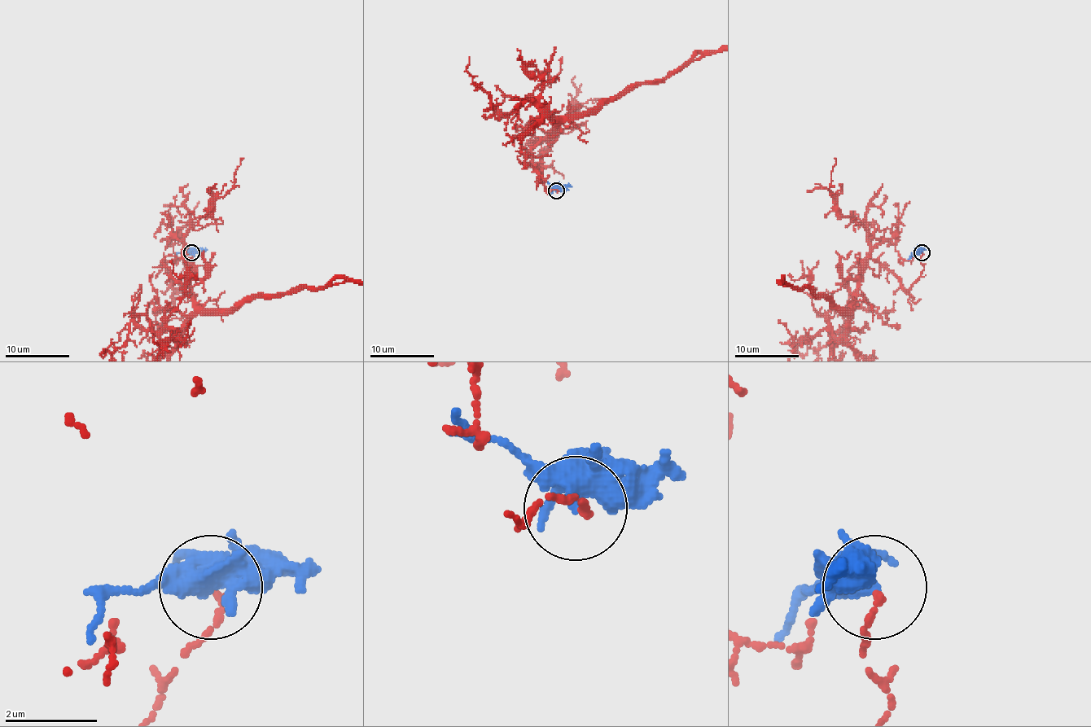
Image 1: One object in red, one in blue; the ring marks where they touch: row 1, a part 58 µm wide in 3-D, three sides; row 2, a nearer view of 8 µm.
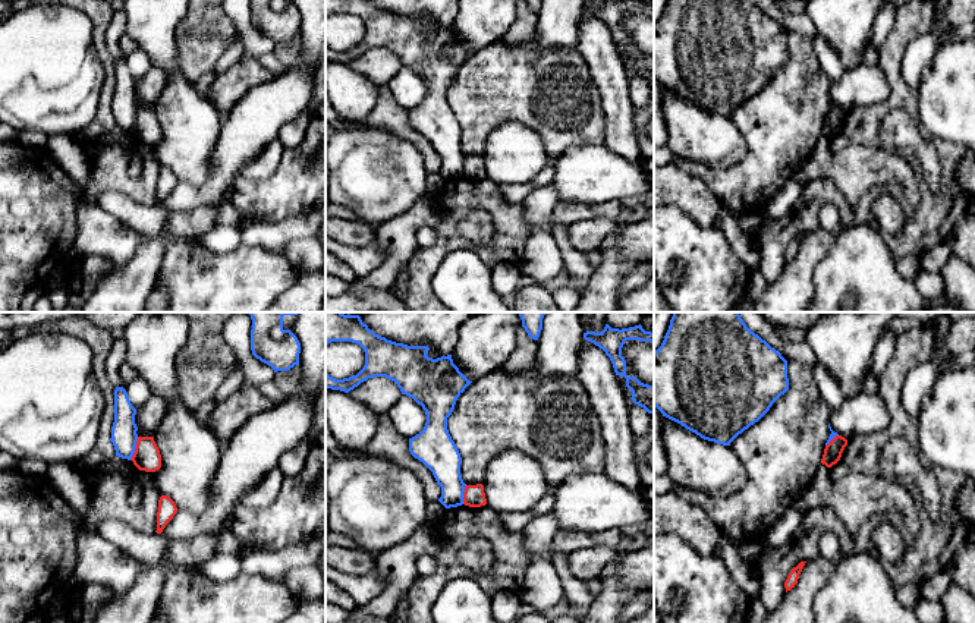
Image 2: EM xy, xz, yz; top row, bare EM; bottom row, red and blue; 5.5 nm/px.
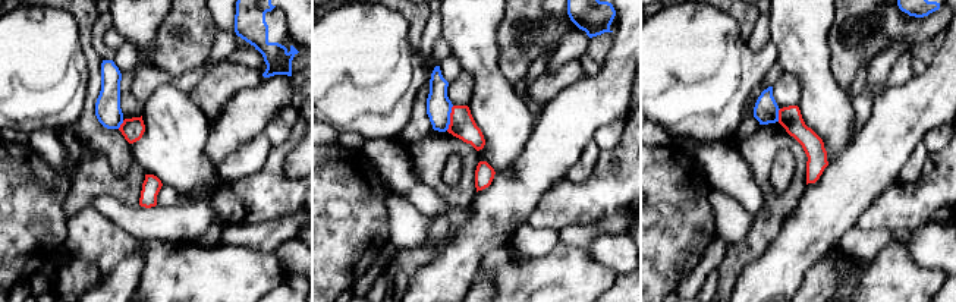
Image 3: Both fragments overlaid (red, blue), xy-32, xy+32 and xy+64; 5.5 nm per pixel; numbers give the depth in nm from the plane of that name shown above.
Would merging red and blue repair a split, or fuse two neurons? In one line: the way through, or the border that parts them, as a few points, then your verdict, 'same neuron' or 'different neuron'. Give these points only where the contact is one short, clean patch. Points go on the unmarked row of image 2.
border along xy (138, 109), (135, 123), (129, 131); different neuron

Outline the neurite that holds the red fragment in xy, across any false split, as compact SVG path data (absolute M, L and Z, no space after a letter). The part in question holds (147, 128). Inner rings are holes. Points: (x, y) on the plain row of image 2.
M138 108L130 130L139 142L155 144L161 139L161 126L152 108Z

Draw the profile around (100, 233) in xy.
M84 201L76 210L78 237L73 249L78 255L98 255L113 267L125 265L144 243L144 236L120 223L95 202Z

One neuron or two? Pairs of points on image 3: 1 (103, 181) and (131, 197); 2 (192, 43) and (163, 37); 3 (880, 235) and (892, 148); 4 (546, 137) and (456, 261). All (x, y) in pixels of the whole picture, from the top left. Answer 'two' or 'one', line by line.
1: one
2: one
3: two
4: one

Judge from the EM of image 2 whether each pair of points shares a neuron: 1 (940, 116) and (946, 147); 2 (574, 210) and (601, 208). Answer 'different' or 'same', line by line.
1: different
2: same

